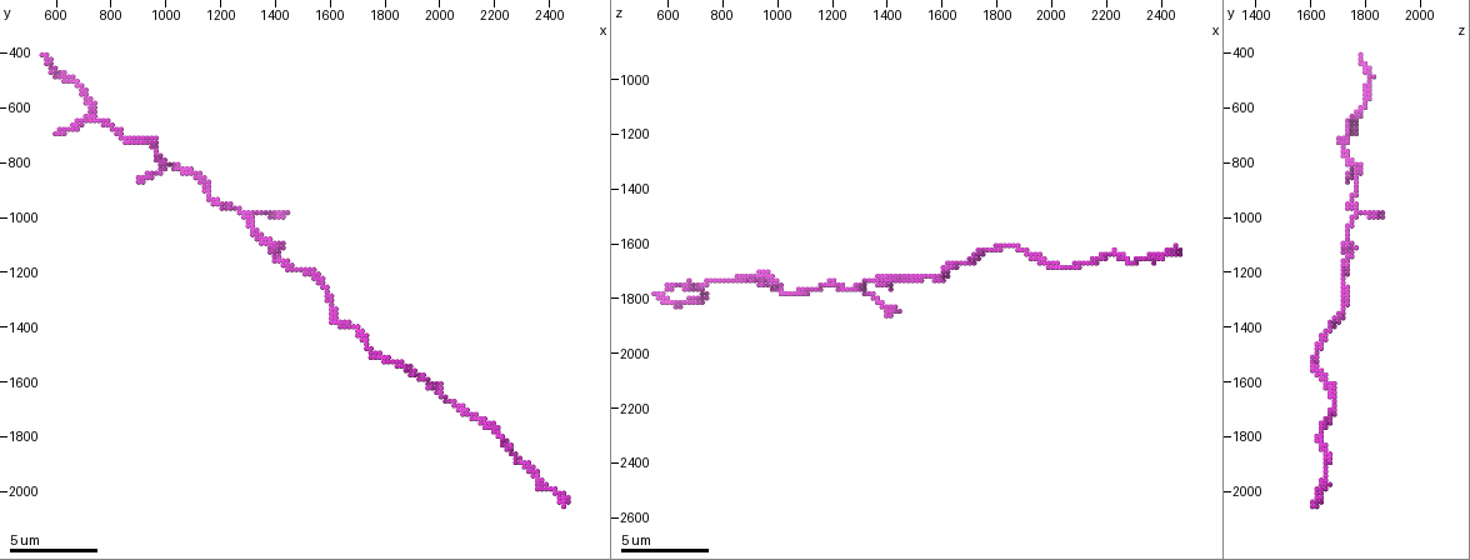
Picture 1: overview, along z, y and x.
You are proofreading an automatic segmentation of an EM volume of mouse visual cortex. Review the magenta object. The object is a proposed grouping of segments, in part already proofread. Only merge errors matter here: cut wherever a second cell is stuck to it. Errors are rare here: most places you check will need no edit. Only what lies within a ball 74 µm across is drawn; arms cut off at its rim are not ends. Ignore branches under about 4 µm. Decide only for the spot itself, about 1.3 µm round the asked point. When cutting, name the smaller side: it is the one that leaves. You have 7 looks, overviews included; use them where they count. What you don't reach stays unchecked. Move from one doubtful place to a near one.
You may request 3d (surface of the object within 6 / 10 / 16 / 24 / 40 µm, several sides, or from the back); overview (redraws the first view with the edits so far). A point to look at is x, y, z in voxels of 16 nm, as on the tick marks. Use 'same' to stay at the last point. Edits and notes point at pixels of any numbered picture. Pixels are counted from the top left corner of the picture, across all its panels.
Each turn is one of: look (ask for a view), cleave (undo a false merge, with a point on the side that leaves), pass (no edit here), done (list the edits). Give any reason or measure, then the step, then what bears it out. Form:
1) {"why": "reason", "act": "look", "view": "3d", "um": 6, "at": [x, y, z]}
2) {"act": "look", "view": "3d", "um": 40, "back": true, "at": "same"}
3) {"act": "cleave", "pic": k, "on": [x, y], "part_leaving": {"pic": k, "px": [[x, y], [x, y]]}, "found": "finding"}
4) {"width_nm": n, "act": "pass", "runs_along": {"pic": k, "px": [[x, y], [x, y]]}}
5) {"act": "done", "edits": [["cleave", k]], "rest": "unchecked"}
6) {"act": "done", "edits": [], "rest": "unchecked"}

{"why": "side arm on a straight run", "act": "look", "view": "3d", "um": 10, "at": [1250, 960, 1770]}

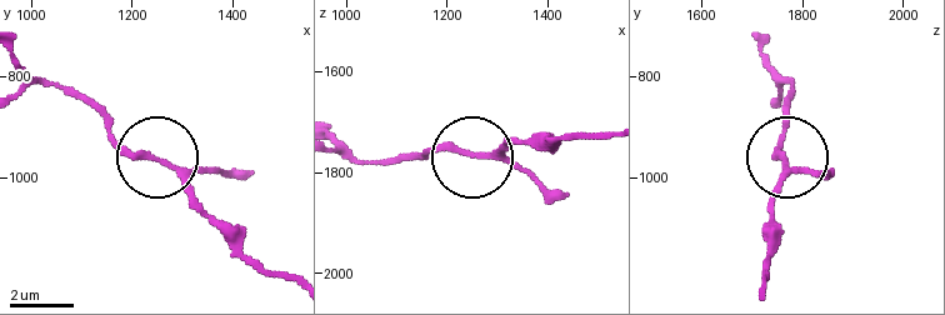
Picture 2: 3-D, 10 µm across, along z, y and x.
{"act": "pass", "runs_along": {"pic": 2, "px": [[609, 131], [514, 140], [474, 156], [441, 148], [396, 156]]}, "found": "one cell here"}

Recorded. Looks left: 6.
{"act": "look", "view": "3d", "um": 10, "at": [1430, 1160, 1740]}

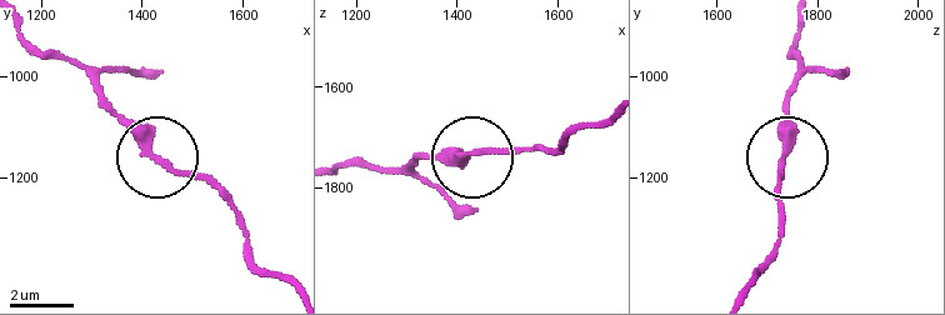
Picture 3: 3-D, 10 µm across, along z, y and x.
{"act": "pass", "found": "continuous, no second cell"}

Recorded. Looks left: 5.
{"why": "narrows sharply", "act": "look", "view": "3d", "um": 16, "at": [1670, 1400, 1660]}

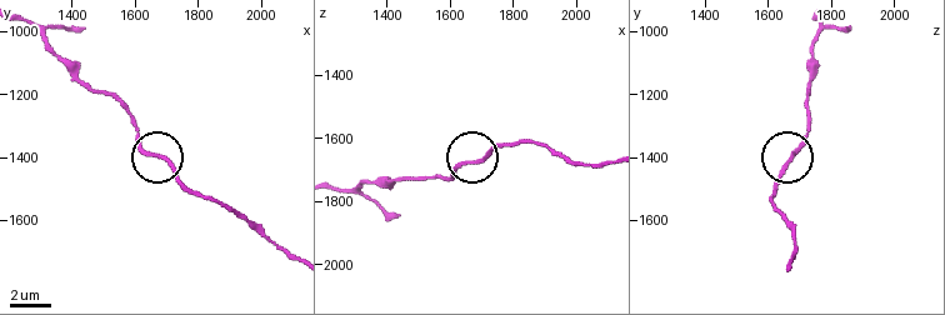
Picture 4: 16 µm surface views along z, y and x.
{"why": "closer look", "act": "look", "view": "3d", "um": 6, "at": [1670, 1400, 1680]}

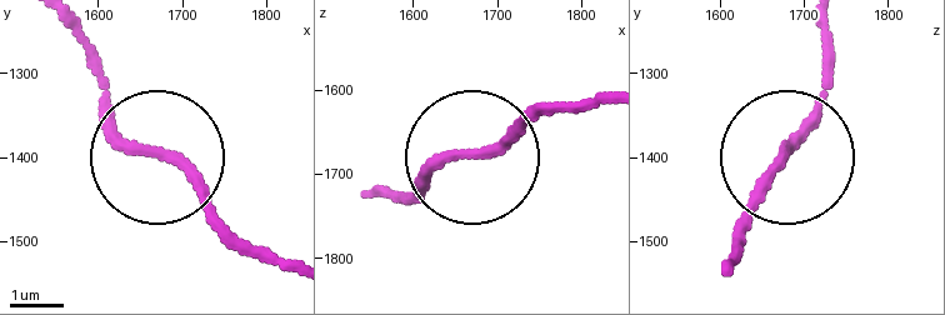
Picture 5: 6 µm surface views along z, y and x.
{"width_nm": 200, "act": "pass", "found": "one cell here"}

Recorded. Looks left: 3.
{"act": "done", "edits": [], "rest": "unchecked"}

